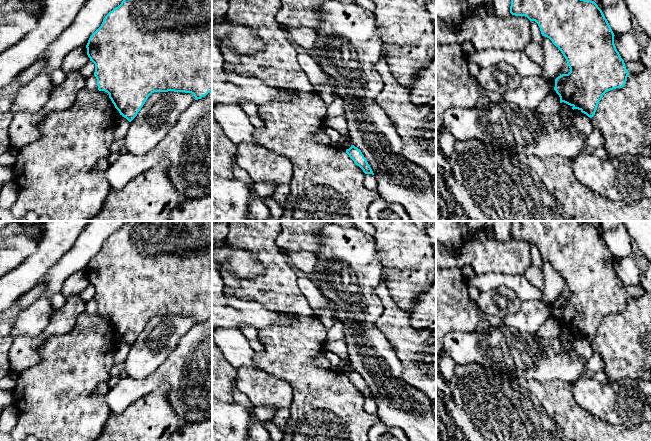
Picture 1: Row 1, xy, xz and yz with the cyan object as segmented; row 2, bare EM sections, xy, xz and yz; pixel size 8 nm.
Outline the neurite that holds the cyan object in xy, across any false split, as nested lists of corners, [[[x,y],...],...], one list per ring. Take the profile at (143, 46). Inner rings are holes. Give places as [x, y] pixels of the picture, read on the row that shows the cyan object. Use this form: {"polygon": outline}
{"polygon": [[[123,0],[105,16],[101,26],[90,36],[86,48],[90,61],[95,64],[94,76],[98,90],[109,94],[115,108],[129,122],[137,116],[154,92],[185,92],[193,94],[195,100],[201,99],[212,91],[212,0]]]}

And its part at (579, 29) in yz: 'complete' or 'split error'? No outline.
complete

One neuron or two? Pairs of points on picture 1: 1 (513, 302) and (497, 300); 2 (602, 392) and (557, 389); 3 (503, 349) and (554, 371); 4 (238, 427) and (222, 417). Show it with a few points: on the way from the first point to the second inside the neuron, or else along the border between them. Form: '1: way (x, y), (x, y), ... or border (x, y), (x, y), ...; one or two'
1: way (509, 302), (501, 302); one
2: border (571, 385), (574, 400), (585, 409); two
3: way (516, 355), (530, 356), (541, 360); one
4: way (234, 425), (230, 425), (226, 421); one

